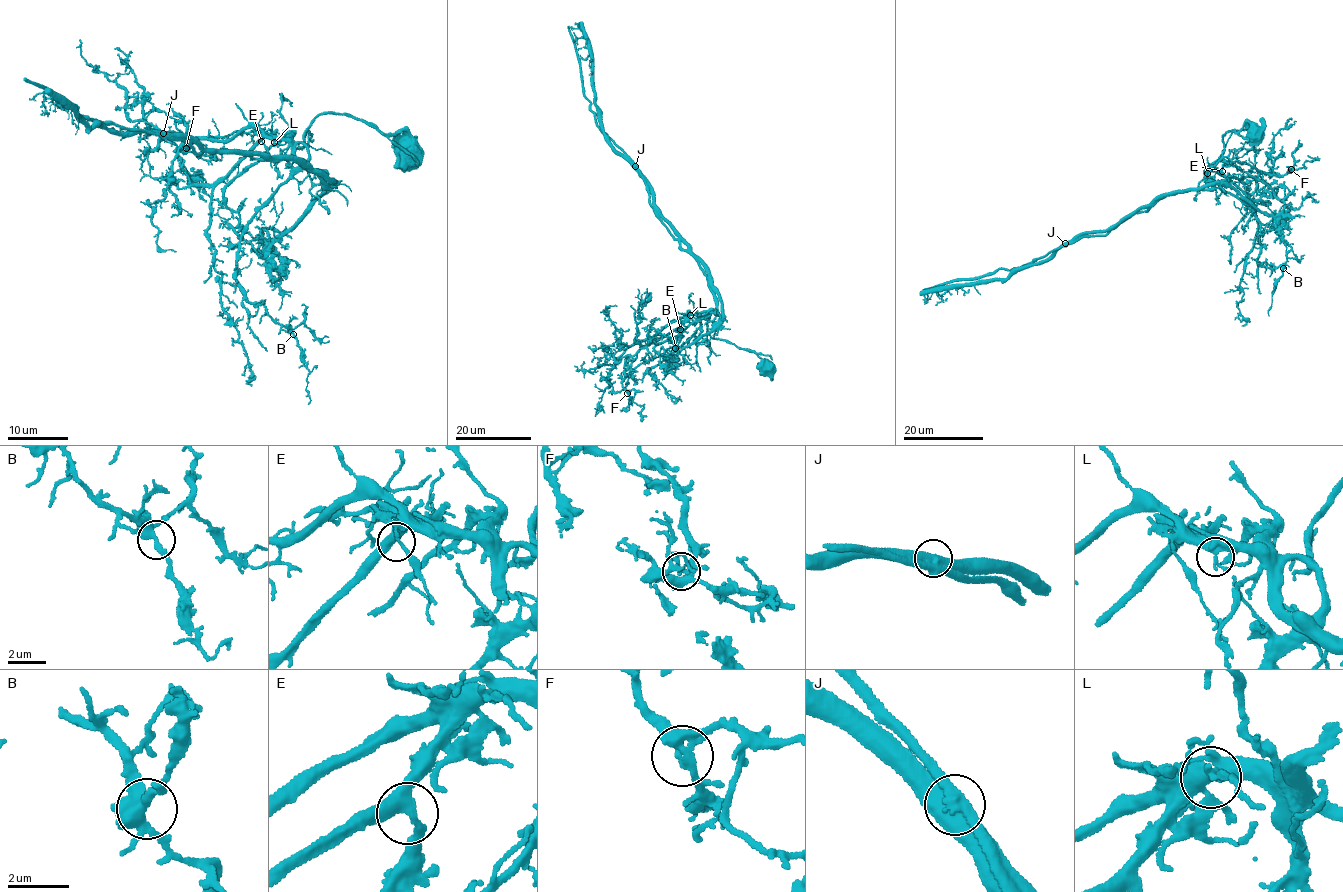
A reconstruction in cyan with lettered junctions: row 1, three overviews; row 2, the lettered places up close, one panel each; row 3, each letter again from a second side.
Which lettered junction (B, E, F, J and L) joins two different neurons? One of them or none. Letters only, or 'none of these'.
J

